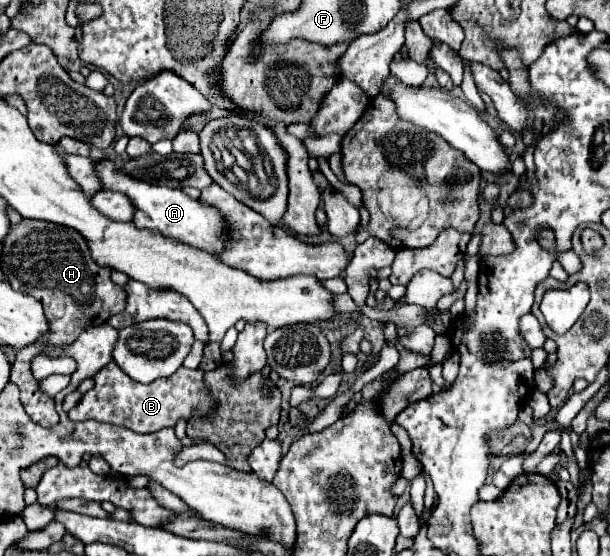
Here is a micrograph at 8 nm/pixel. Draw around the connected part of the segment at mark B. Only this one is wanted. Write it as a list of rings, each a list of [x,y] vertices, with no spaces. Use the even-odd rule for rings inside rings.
[[[108,363],[94,375],[94,389],[84,395],[84,399],[70,411],[70,419],[84,421],[96,419],[112,425],[122,425],[138,433],[154,433],[162,427],[174,427],[180,417],[190,417],[196,413],[208,415],[214,409],[214,397],[204,389],[200,369],[180,367],[174,377],[158,379],[150,385],[132,381],[116,363]]]

